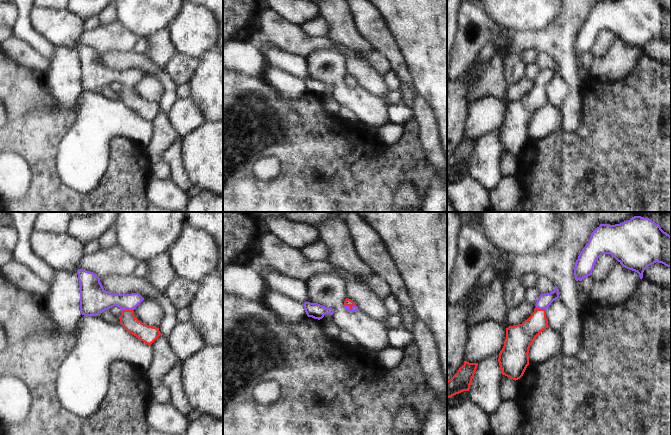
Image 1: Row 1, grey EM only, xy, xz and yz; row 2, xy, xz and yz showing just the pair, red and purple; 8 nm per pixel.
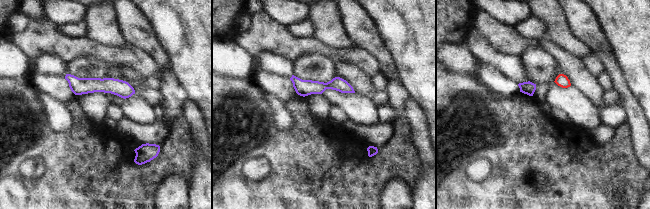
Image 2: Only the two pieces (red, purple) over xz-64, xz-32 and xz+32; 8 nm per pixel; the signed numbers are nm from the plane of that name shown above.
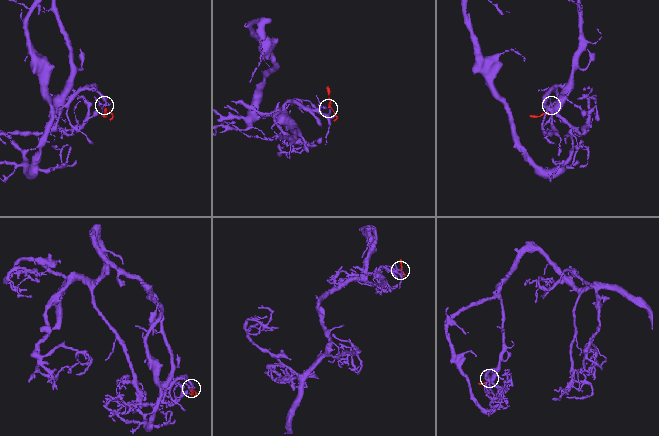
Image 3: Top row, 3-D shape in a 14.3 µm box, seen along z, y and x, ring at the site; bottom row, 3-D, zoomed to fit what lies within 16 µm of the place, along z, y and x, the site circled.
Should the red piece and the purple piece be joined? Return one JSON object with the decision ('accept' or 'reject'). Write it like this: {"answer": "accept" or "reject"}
{"answer": "accept"}

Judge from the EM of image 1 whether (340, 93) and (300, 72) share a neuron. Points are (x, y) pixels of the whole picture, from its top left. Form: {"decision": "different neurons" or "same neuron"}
{"decision": "different neurons"}

